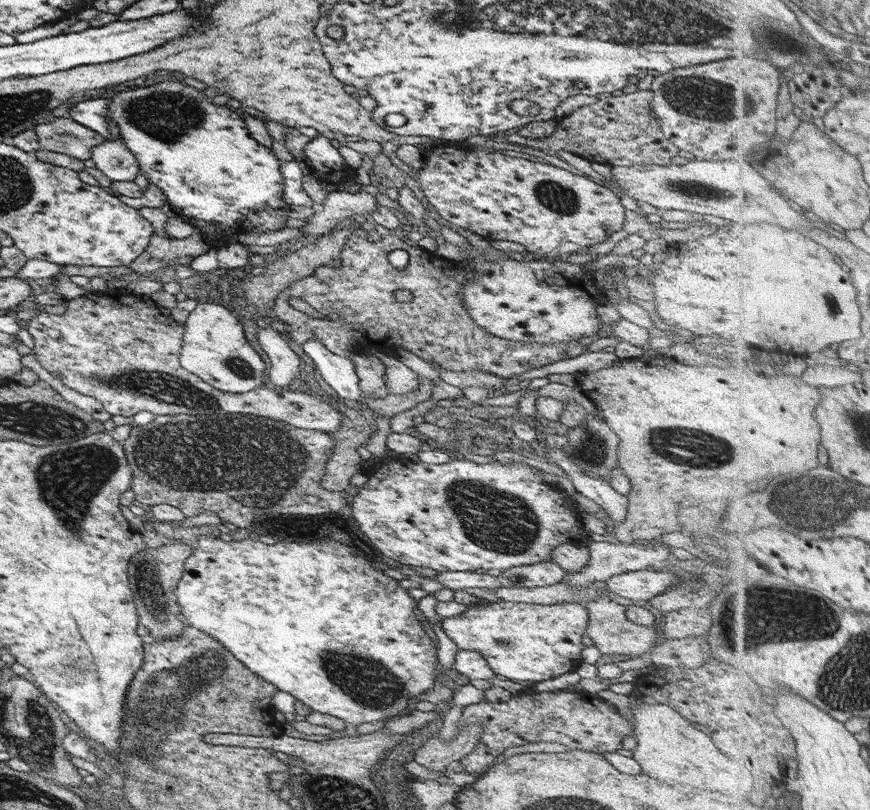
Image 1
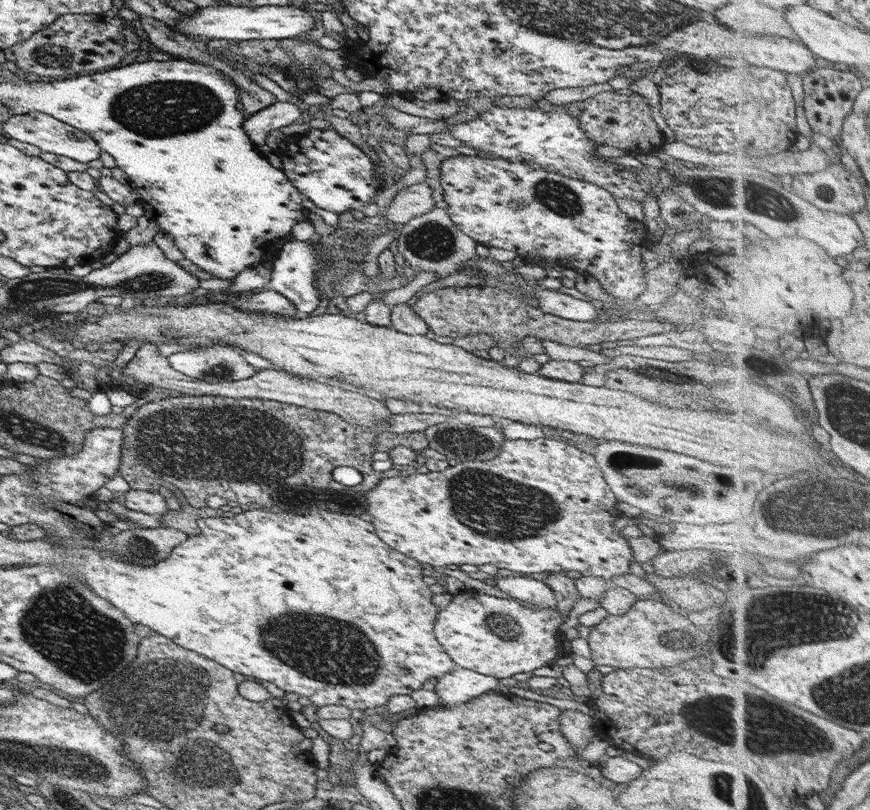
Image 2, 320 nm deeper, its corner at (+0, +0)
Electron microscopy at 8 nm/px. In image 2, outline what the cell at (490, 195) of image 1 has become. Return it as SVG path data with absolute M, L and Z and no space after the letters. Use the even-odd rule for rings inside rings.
M461 152L459 155L445 158L440 164L439 184L442 190L443 200L447 204L447 214L453 224L461 231L469 236L475 243L481 243L485 247L493 247L505 251L514 252L515 255L533 256L533 258L547 258L547 262L551 261L551 265L565 266L567 269L574 270L575 273L581 274L583 277L591 277L593 280L600 282L603 290L613 298L619 300L633 300L641 294L645 289L643 278L643 264L641 263L641 251L647 249L647 244L652 241L651 235L645 230L643 225L637 221L632 221L619 210L613 195L604 188L585 182L583 180L573 180L560 174L547 172L536 167L531 167L525 163L511 163L500 158L486 158L474 153Z

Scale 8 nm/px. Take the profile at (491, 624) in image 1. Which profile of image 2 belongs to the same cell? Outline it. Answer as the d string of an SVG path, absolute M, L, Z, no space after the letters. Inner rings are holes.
M463 590L452 595L449 604L438 611L433 632L437 642L444 648L456 667L499 679L512 677L519 672L537 670L540 666L554 663L558 656L563 655L561 633L557 629L565 620L566 618L557 615L555 607L541 608L523 604L509 597L498 598L474 590Z

